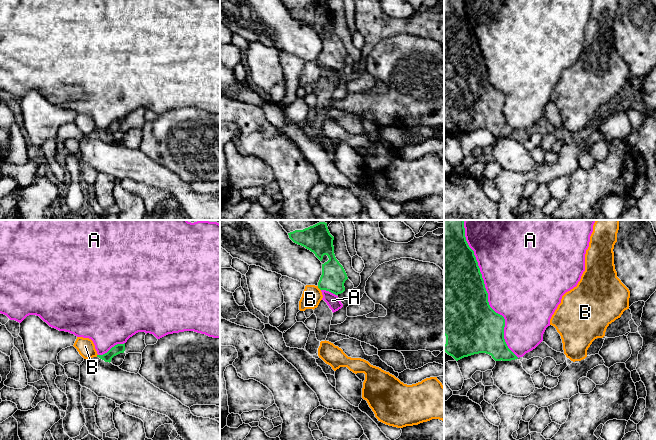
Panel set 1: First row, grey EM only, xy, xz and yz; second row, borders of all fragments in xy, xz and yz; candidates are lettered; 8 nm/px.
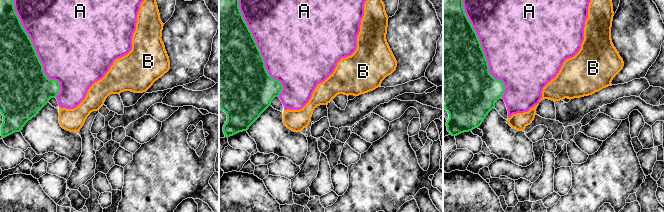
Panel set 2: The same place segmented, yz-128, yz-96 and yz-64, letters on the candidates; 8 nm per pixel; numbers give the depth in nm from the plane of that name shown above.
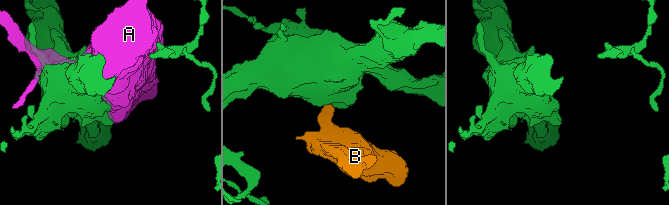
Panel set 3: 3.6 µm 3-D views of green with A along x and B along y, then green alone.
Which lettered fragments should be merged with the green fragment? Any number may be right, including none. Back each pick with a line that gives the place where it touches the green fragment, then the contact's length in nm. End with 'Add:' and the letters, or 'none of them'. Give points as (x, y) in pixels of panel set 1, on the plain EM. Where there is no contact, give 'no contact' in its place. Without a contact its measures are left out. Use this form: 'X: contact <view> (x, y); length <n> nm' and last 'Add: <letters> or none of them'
Add: none of them

